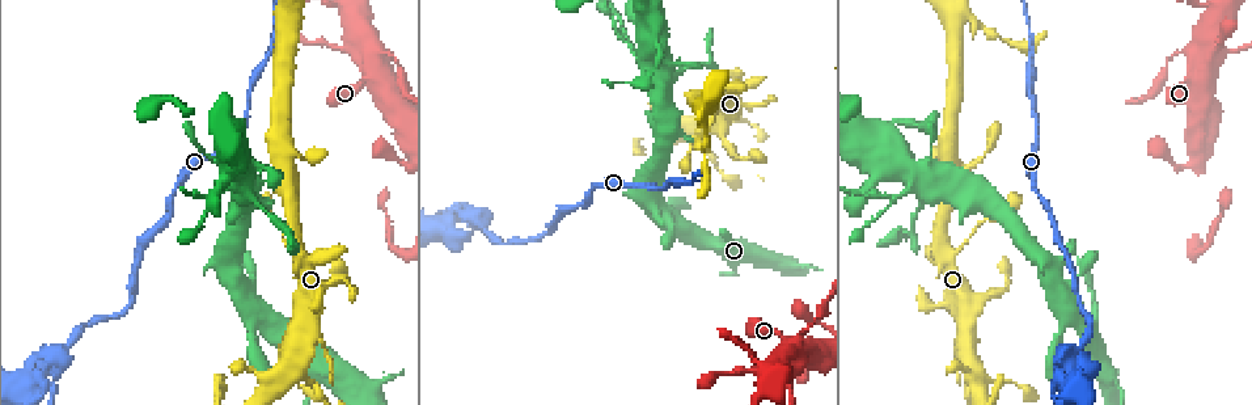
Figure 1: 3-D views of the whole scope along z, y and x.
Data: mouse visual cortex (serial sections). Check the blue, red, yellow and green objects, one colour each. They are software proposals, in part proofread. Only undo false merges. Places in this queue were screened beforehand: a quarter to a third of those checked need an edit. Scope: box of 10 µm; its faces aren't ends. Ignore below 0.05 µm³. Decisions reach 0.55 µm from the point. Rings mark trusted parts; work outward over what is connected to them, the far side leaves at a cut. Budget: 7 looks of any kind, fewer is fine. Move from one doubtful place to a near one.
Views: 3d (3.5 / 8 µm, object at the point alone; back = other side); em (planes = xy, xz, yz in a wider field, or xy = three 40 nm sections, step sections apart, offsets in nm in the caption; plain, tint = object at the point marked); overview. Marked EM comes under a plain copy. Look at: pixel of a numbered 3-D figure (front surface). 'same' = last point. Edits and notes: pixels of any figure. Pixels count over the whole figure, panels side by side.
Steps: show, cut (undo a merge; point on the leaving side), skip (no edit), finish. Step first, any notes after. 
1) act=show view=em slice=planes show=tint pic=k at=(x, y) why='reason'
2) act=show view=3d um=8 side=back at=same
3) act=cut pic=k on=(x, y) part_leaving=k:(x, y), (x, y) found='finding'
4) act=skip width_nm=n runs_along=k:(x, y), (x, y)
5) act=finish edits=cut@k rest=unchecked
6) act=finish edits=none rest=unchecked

act=show view=3d um=8 pic=1 at=(282, 224) why='narrows sharply'

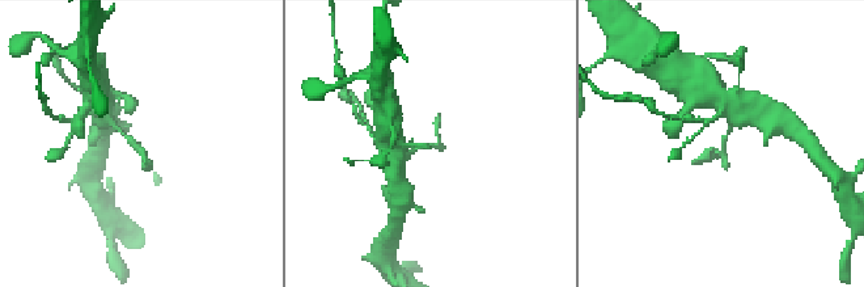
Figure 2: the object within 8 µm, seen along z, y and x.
act=show view=3d um=3.5 at=same why='closer look'

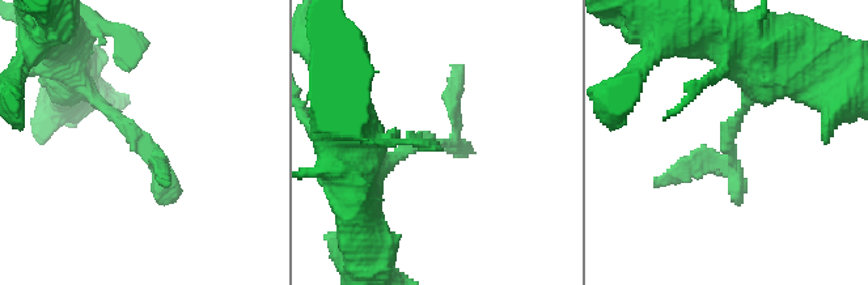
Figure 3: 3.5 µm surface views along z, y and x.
act=show view=em slice=xy step=3 show=tint pic=3 at=(150, 141) why='need the tissue'

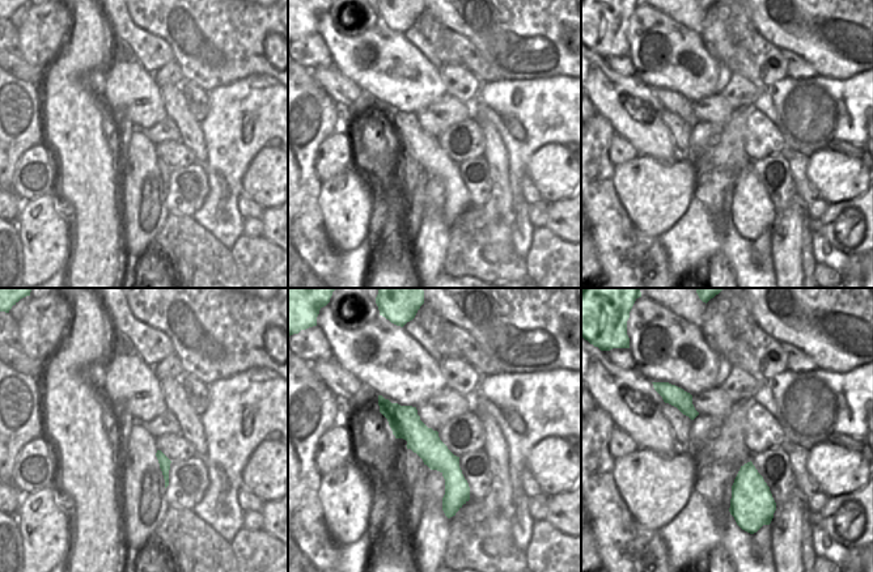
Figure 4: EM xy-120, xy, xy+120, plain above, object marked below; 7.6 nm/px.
act=skip found='all the same cell'

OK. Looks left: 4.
act=show view=3d um=8 pic=1 at=(893, 198) why='thick turns thin'

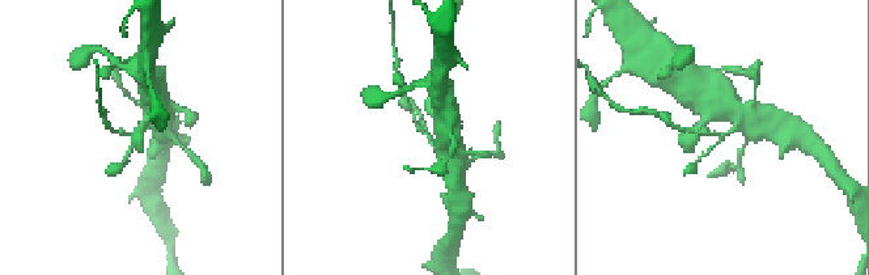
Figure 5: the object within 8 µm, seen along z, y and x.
act=show view=em slice=planes show=tint at=same why='need the tissue'

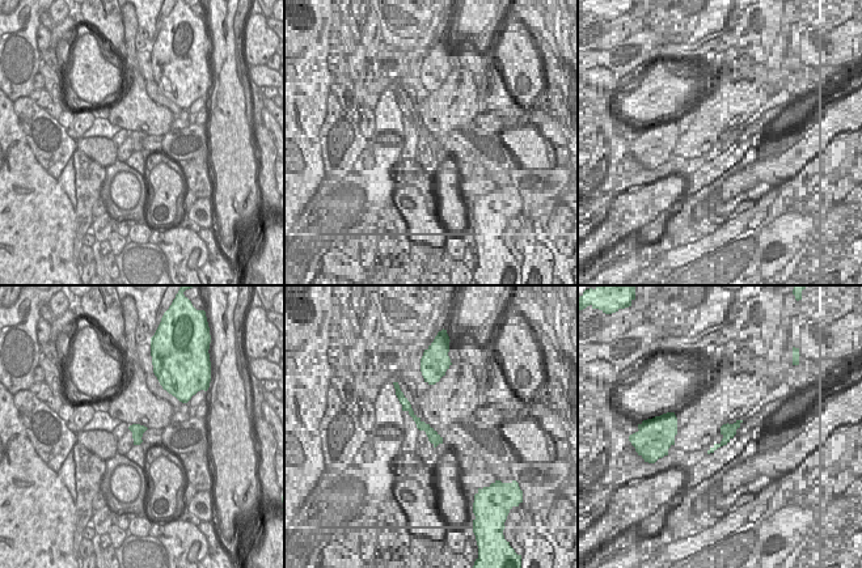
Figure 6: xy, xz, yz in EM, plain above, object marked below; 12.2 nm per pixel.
act=cut pic=5 on=(704, 132) part_leaving=5:(721, 135), (698, 134), (674, 126) found='two cells meet here'

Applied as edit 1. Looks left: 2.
act=show view=3d um=3.5 pic=1 at=(480, 222)

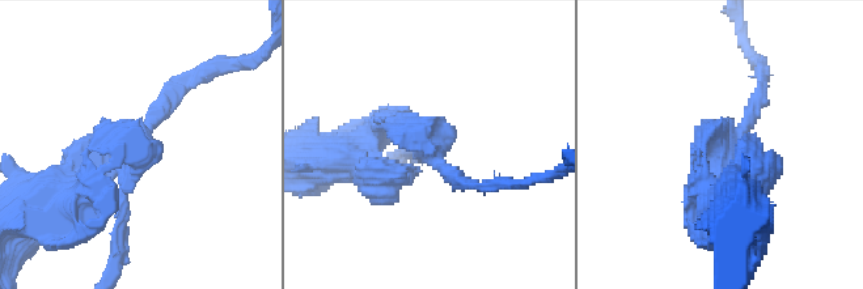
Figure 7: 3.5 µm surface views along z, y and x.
act=show view=em slice=xy step=5 show=tint pic=7 at=(727, 147) why='shape alone is not enough'

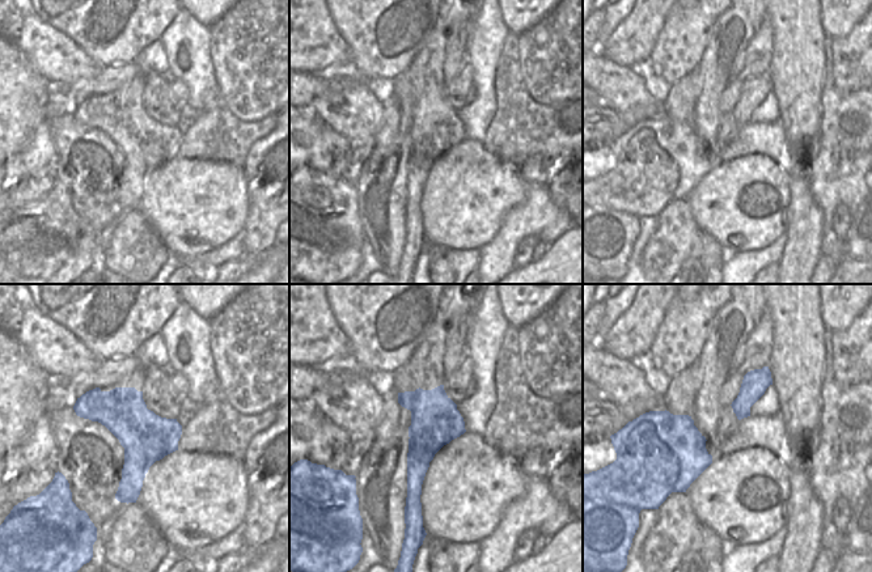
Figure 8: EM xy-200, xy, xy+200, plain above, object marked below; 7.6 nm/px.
act=cut pic=7 on=(372, 152) part_leaving=7:(410, 127), (333, 157) found='a second cell is stuck on'

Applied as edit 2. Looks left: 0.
act=finish edits=cut@5,cut@7 rest=unchecked

